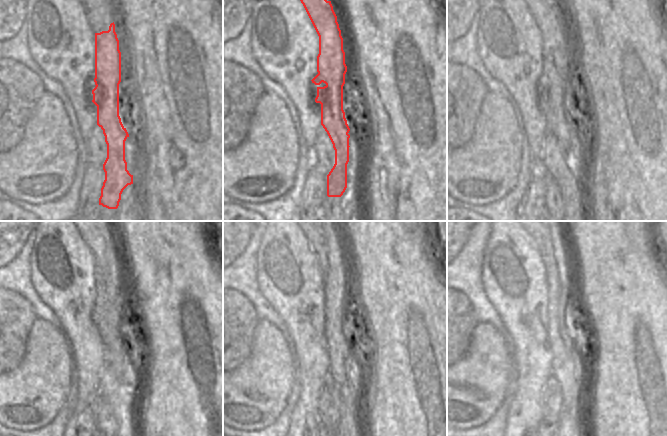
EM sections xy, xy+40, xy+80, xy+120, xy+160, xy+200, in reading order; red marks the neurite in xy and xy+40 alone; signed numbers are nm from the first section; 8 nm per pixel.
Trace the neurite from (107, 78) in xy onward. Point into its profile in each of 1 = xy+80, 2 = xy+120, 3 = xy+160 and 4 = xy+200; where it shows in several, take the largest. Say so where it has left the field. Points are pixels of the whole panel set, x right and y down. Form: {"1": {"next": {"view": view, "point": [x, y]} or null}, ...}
{"1": {"next": {"view": "xy+80", "point": [556, 66]}}, "2": {"next": {"view": "xy+120", "point": [101, 242]}}, "3": {"next": {"view": "xy+160", "point": [327, 246]}}, "4": {"next": {"view": "xy+200", "point": [552, 246]}}}

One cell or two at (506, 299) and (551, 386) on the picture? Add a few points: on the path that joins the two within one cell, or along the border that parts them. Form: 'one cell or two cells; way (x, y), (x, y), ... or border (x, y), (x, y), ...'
two cells; border (552, 374), (541, 392), (540, 401)

